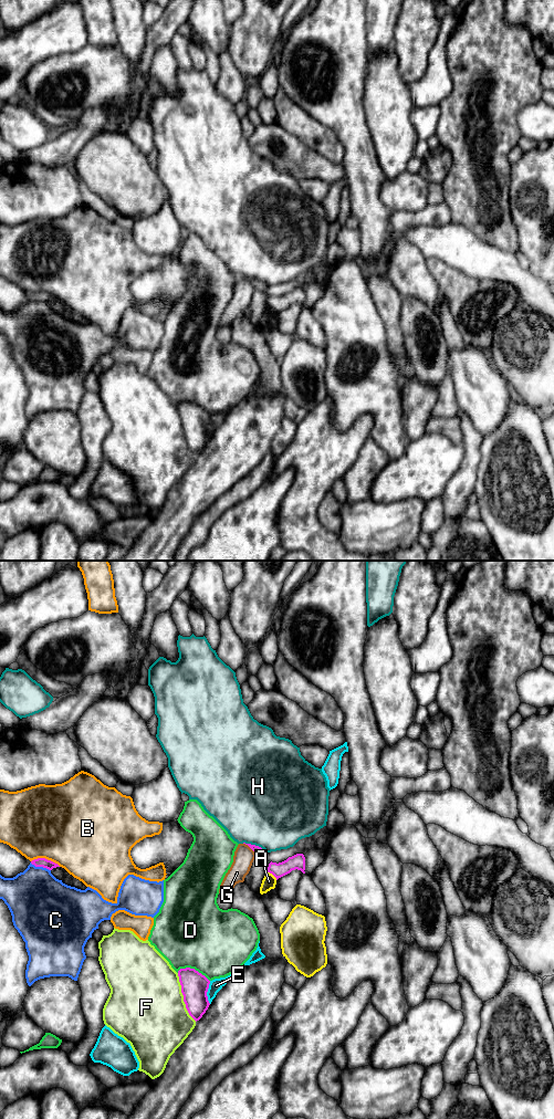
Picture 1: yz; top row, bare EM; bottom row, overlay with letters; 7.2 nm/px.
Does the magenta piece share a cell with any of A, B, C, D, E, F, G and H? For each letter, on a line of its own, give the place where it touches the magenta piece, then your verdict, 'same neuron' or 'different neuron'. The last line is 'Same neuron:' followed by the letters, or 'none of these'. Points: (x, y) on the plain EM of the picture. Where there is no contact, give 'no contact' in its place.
A: meets magenta in yz at (272, 307); different neuron
B: meets magenta in yz at (44, 292); different neuron
C: meets magenta in yz at (40, 300); different neuron
D: meets magenta in yz at (194, 403); different neuron
E: meets magenta in yz at (207, 425); different neuron
F: meets magenta in yz at (184, 431); different neuron
G: meets magenta in yz at (250, 281); different neuron
H: meets magenta in yz at (254, 279); different neuron
Same neuron: none of these

